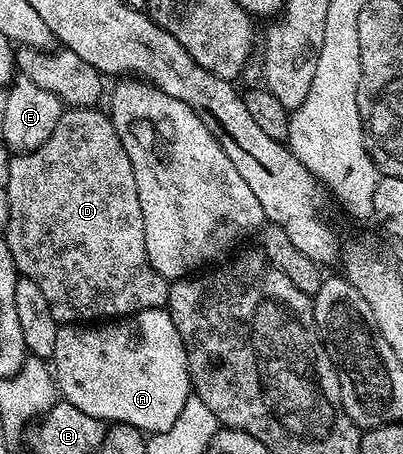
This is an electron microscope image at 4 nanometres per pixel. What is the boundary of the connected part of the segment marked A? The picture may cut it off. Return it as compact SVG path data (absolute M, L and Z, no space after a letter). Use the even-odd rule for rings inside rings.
M166 307L150 308L135 316L99 322L94 326L60 326L49 364L53 369L58 395L64 401L93 418L111 424L128 424L139 428L144 434L169 430L169 426L177 422L177 414L181 414L187 397L193 392L187 369L187 352Z

